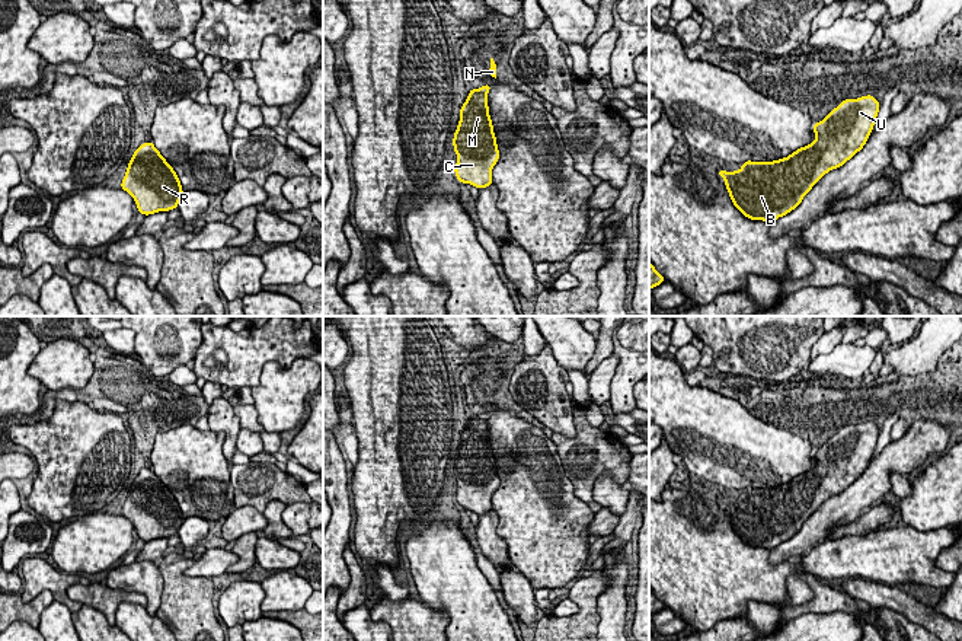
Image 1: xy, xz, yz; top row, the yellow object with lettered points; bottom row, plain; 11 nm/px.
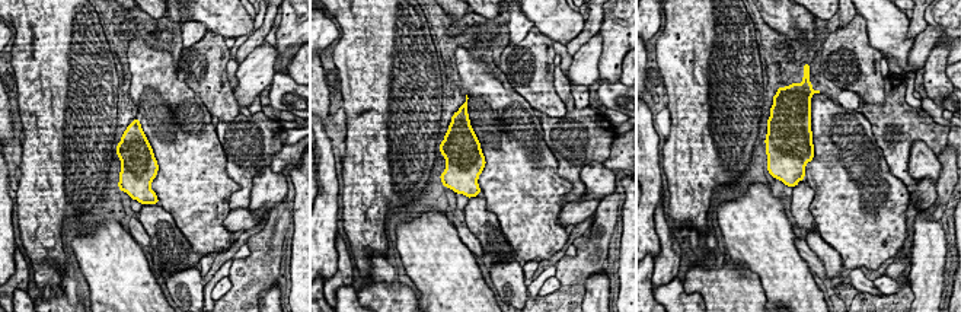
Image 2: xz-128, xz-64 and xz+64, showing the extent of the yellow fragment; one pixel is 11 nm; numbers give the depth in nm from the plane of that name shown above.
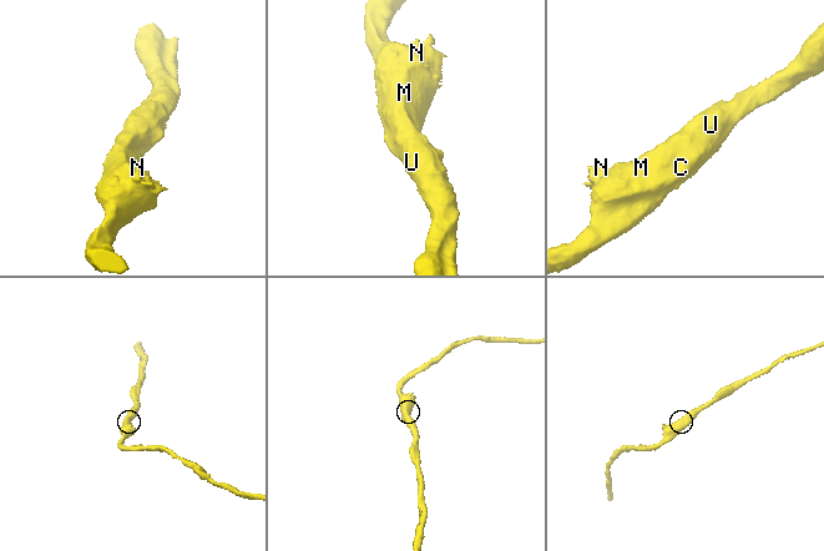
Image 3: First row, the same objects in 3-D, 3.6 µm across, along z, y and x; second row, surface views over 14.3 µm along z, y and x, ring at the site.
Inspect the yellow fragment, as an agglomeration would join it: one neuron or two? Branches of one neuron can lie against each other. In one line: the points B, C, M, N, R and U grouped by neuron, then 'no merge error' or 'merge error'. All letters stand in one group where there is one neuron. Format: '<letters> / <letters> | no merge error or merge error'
B C M N R U | no merge error

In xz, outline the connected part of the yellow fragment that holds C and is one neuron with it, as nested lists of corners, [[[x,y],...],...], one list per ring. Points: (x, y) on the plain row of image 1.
[[[490,411],[472,415],[460,434],[460,447],[453,472],[457,481],[456,504],[477,516],[492,507],[492,495],[499,487],[499,476],[488,433]]]

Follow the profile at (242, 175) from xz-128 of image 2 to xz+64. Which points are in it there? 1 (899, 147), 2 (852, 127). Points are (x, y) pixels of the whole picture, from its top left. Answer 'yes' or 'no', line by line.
1: yes
2: no

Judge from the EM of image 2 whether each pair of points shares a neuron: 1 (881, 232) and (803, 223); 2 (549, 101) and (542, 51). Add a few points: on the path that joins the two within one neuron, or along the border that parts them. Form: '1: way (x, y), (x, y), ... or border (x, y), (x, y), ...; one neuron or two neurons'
1: border (814, 190), (810, 213), (817, 229); two neurons
2: way (542, 89), (542, 63); one neuron

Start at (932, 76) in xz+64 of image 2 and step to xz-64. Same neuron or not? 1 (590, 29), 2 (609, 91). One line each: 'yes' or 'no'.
1: no
2: no

